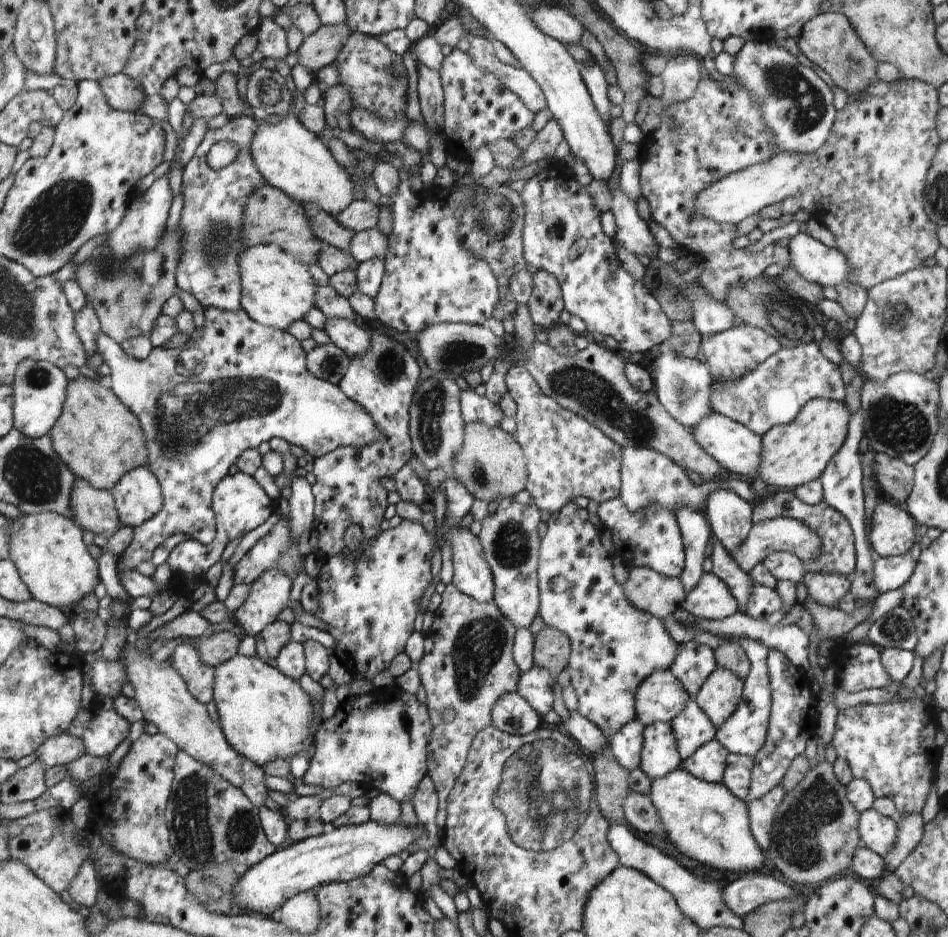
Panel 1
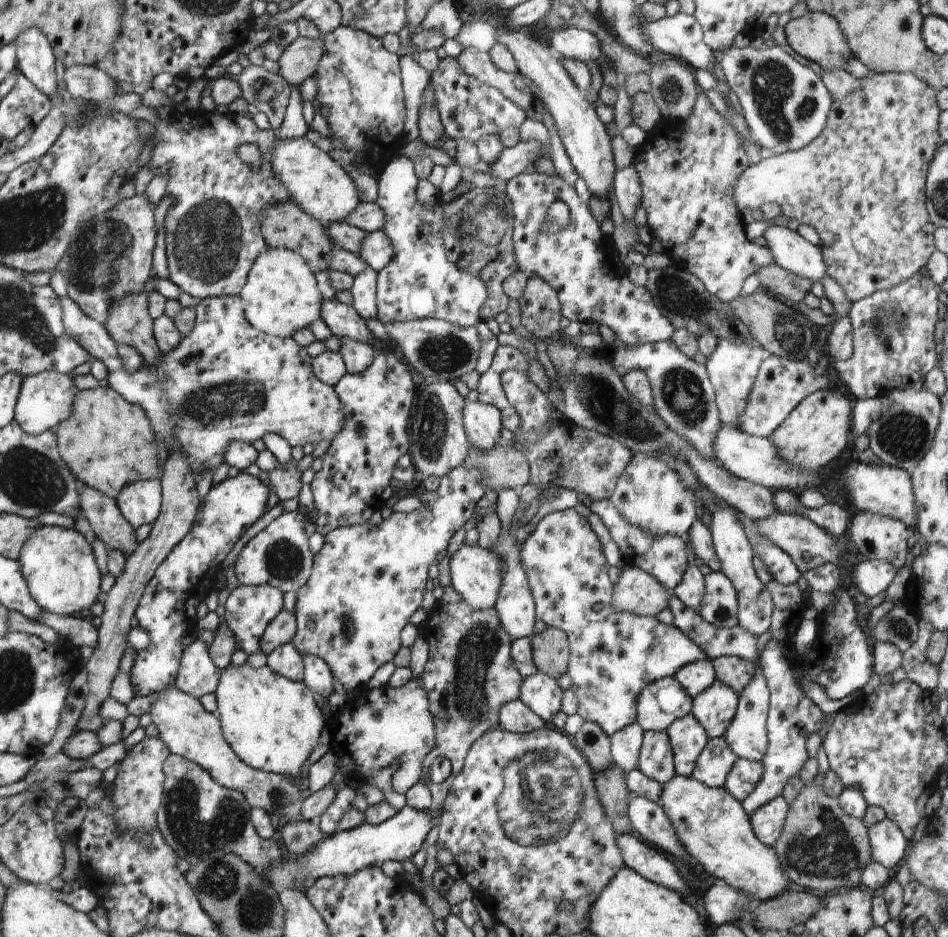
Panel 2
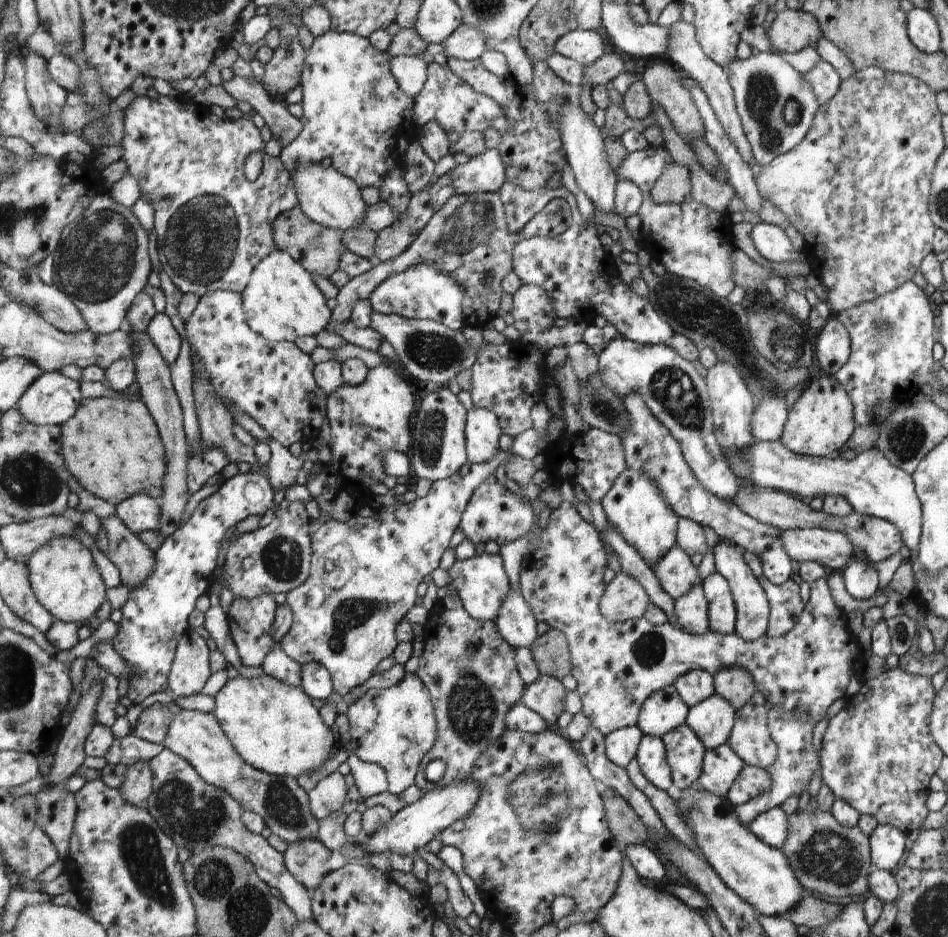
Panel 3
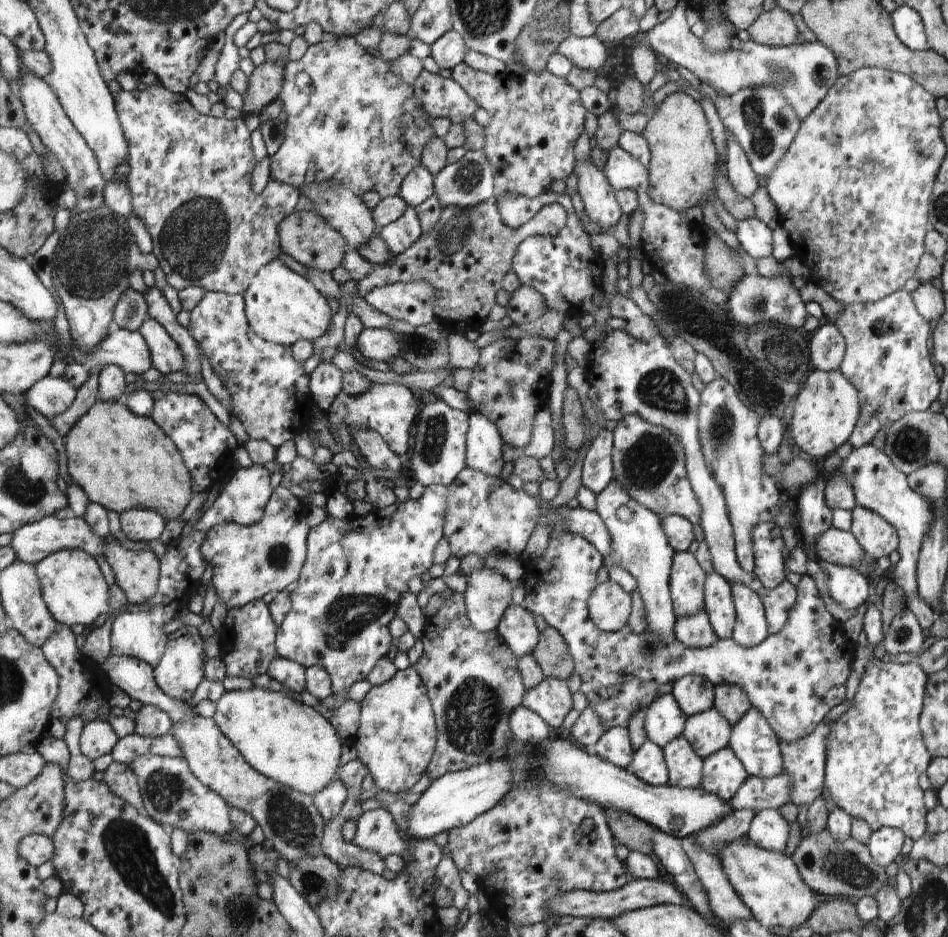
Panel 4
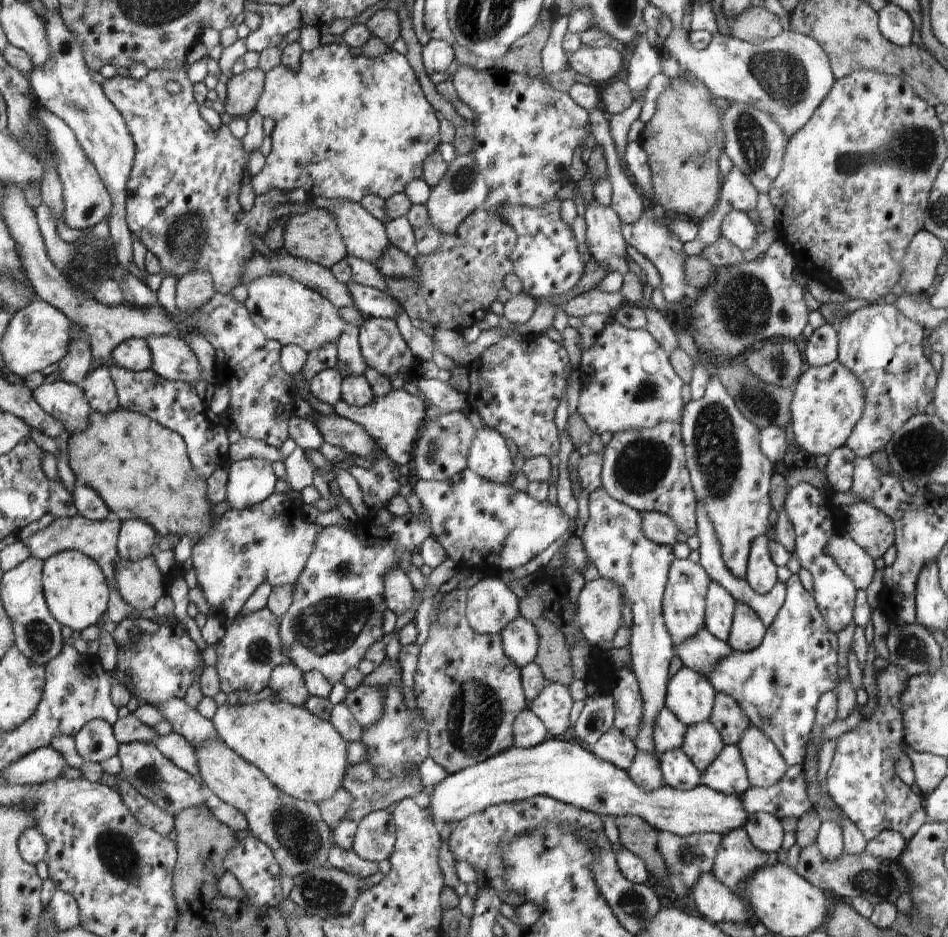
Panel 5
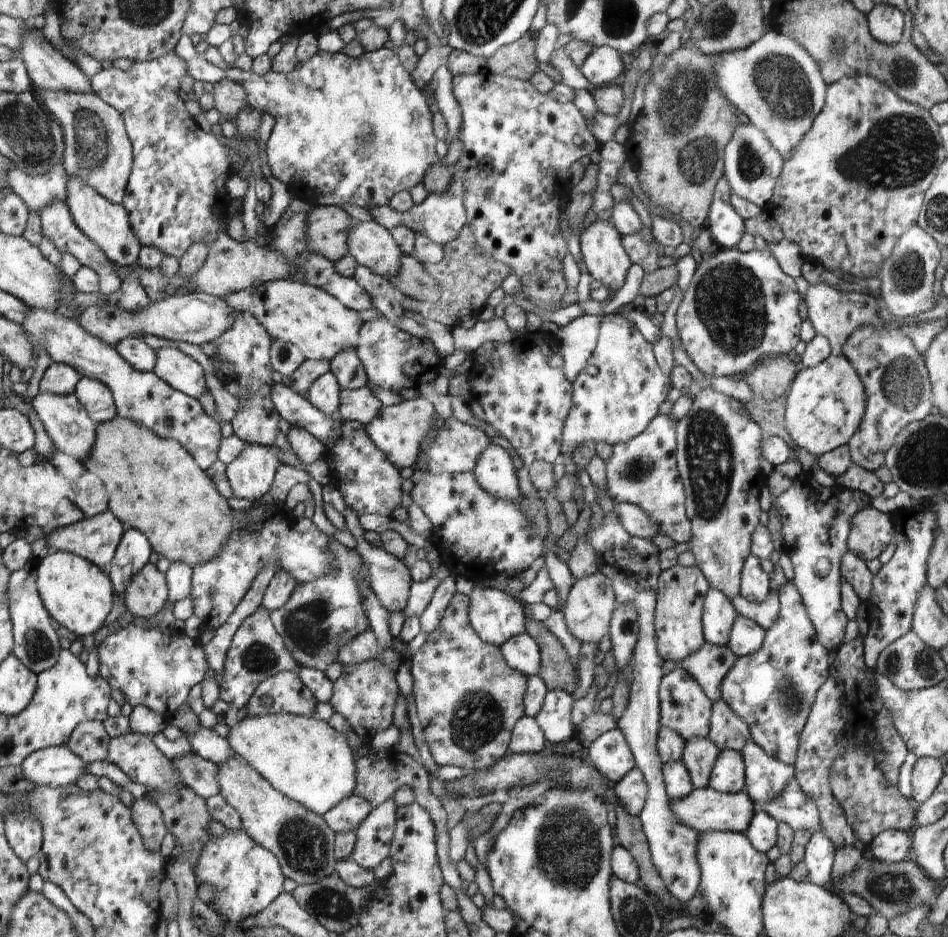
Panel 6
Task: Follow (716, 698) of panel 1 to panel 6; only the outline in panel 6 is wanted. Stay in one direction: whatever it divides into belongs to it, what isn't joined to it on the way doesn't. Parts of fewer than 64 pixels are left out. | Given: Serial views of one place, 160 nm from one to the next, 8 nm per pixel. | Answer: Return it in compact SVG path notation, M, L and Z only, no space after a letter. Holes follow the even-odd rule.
M692 737L686 742L681 761L691 775L691 782L696 789L710 786L711 774L720 750L710 739Z

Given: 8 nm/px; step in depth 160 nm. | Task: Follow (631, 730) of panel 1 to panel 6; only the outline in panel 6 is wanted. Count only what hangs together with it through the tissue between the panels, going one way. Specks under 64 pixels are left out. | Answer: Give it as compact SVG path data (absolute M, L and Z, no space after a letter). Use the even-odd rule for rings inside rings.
M618 727L586 745L590 764L600 775L616 784L635 768L635 757L626 736Z

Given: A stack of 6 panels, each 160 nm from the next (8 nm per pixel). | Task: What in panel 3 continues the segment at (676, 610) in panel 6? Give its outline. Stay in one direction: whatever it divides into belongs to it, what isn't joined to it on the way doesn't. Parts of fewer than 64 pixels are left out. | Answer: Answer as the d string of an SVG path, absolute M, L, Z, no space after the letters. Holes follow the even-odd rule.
M677 544L659 562L652 564L651 569L661 587L674 601L684 597L692 586L702 583L698 570L689 557Z

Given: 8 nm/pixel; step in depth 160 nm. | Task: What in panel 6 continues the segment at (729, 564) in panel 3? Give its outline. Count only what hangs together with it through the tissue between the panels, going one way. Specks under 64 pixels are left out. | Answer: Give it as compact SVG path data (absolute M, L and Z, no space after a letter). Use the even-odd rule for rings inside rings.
M739 615L731 630L728 648L738 657L758 653L766 640L766 631L752 619Z

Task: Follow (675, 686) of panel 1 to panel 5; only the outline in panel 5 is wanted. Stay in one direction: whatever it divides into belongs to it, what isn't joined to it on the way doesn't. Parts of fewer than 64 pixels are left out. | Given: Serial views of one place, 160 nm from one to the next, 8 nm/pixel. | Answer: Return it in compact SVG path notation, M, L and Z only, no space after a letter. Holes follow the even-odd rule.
M664 708L655 722L654 739L655 754L658 758L661 754L671 750L680 749L686 736L687 726L667 708Z

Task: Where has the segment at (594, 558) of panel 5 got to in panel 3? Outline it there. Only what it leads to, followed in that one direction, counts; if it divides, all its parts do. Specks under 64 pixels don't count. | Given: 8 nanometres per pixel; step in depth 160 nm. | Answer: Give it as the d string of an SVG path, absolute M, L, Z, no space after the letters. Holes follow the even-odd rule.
M631 467L625 469L599 506L603 508L607 522L612 522L615 530L643 556L650 567L678 544L681 518L668 504L659 484L646 472Z

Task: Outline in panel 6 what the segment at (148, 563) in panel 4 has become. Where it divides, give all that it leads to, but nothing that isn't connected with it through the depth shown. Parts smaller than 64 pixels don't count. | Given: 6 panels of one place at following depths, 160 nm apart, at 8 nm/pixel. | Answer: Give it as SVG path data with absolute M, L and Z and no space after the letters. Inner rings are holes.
M146 563L125 588L123 603L130 614L149 619L162 612L166 596L169 596L166 581L164 574L156 570L156 565Z

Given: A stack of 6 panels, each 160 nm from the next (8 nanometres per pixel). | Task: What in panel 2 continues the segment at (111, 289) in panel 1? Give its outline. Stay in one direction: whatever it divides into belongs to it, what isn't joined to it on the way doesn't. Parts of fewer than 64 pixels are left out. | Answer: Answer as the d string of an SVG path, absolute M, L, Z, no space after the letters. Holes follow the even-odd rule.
M148 280L142 292L128 295L112 305L110 317L103 325L118 344L130 345L142 355L144 367L154 369L163 360L164 352L156 342L154 319L148 312L152 290L152 281Z

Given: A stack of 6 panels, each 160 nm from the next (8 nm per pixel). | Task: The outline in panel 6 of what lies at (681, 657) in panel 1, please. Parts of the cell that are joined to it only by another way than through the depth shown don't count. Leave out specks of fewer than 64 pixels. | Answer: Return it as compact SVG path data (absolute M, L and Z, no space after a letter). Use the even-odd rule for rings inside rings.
M678 665L669 674L663 676L659 686L660 728L676 731L685 742L692 737L706 738L710 733L711 714L714 703L708 698L699 682L687 670Z

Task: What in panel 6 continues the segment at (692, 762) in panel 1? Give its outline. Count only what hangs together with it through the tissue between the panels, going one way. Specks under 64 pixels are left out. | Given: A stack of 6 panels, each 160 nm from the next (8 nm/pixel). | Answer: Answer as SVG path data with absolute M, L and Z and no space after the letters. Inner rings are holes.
M720 752L711 774L710 786L721 793L739 793L746 788L746 762L739 752Z

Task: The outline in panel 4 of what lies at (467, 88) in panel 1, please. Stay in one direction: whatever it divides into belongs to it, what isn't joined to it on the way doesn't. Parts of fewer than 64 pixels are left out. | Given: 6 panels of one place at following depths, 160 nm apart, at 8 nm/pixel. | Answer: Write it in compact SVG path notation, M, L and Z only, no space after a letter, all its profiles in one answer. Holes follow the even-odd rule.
M422 69L419 77L413 82L417 105L425 110L432 118L445 117L452 123L463 124L473 120L473 113L478 109L475 100L454 79L444 78L439 74L430 73Z

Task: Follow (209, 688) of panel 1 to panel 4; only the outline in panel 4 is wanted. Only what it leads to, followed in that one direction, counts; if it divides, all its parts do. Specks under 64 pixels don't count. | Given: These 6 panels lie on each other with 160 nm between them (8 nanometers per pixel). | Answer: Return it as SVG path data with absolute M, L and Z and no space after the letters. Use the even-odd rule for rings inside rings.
M183 625L168 634L167 643L157 666L153 666L155 681L169 697L190 702L198 684L202 682L204 649L202 637L196 627Z

